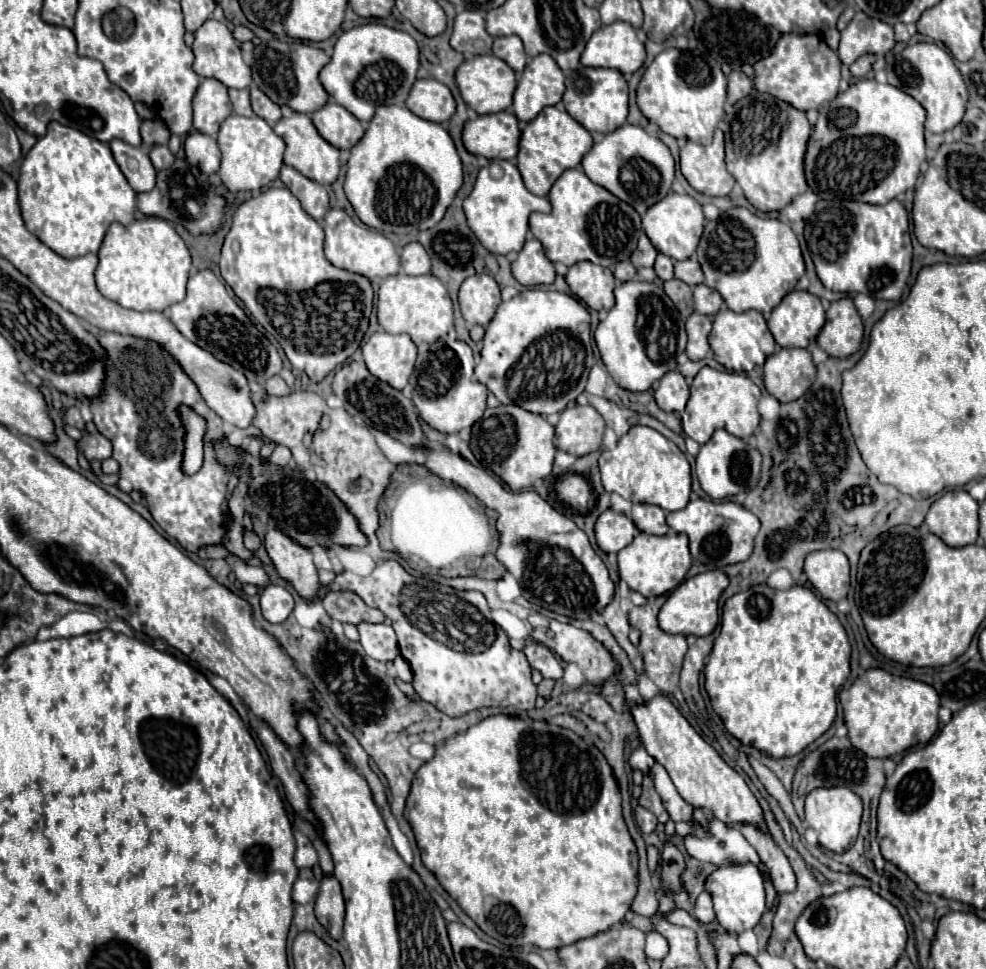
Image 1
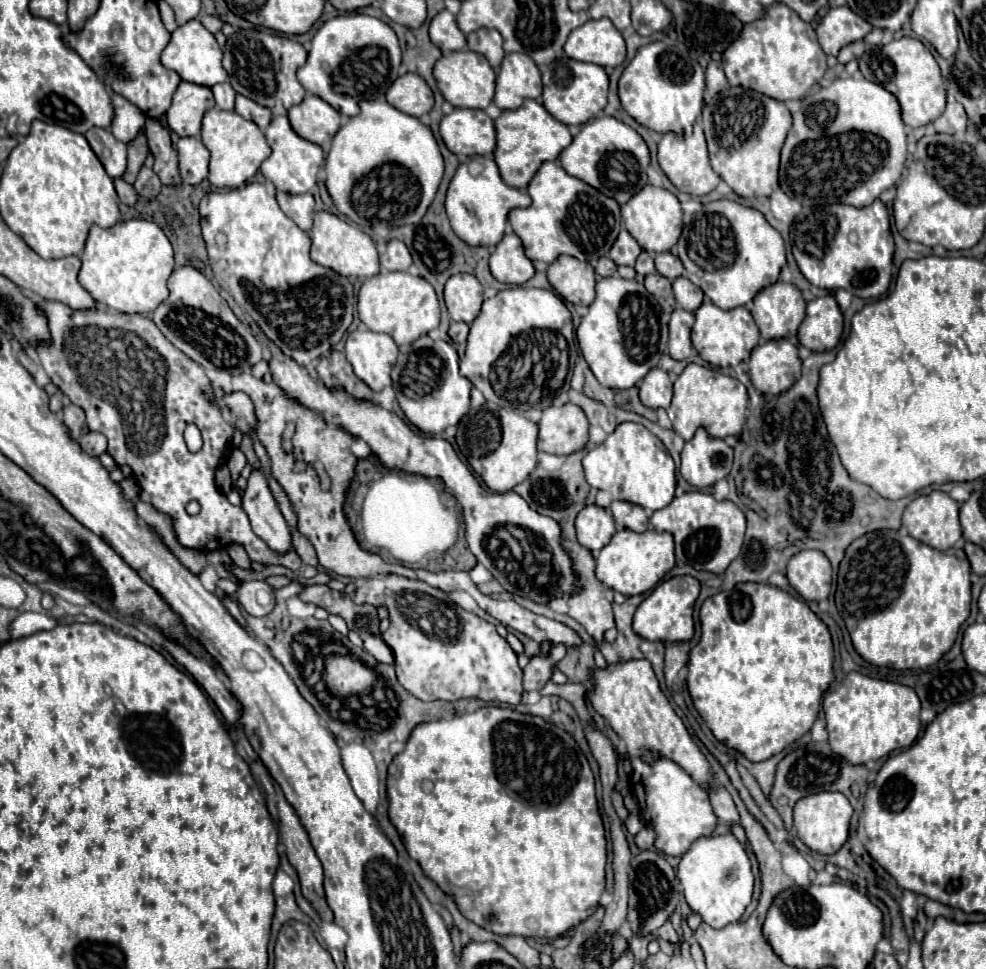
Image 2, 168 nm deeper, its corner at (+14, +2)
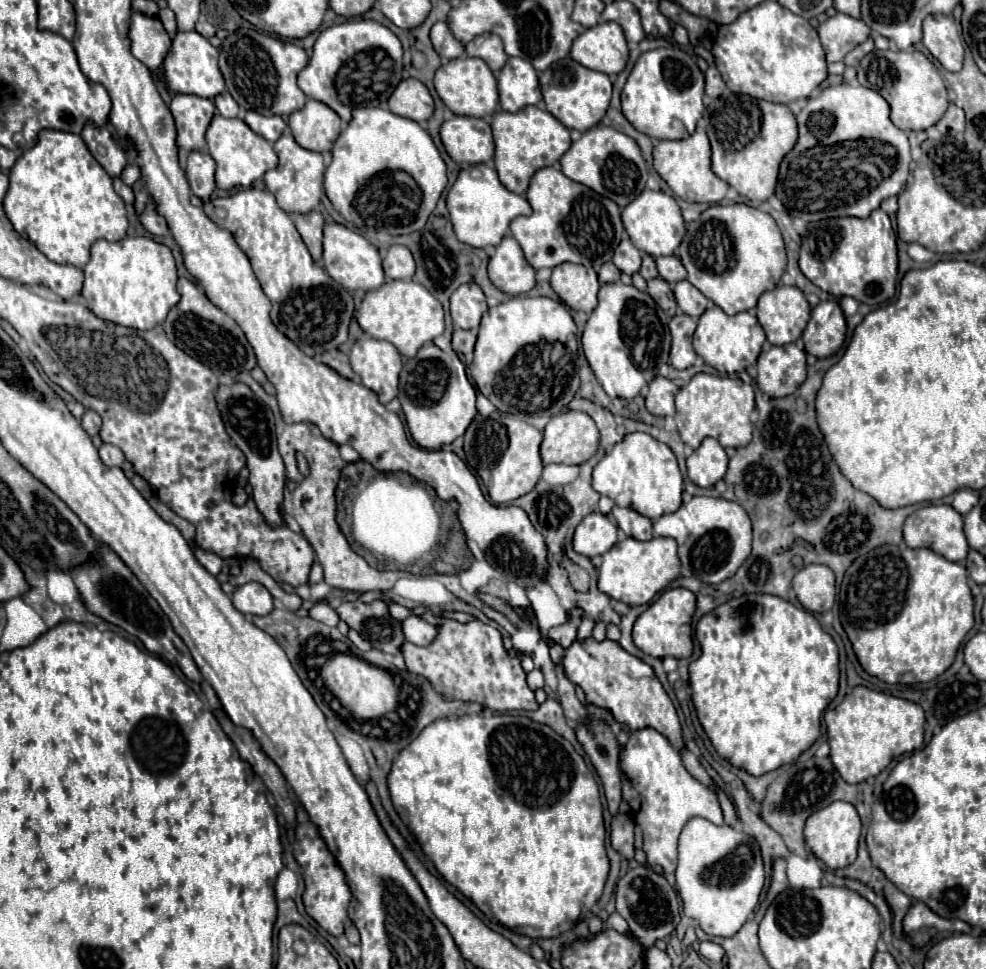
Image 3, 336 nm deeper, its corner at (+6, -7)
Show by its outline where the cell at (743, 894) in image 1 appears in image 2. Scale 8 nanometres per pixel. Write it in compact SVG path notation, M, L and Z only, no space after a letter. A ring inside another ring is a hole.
M732 834L698 838L682 856L676 874L684 888L688 906L712 928L724 928L740 920L752 900L754 876L750 870L750 860Z

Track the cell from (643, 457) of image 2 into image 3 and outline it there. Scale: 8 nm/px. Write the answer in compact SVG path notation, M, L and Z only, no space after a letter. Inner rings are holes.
M628 433L614 449L594 467L592 487L608 495L618 507L630 507L648 519L674 513L682 505L682 473L674 453L648 433Z

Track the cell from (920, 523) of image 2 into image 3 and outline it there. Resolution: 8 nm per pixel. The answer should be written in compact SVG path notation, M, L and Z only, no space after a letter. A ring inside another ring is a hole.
M928 505L928 507L914 511L912 515L906 517L902 533L904 533L904 543L908 547L912 547L912 549L928 547L934 553L938 553L944 559L954 561L954 563L962 563L970 549L968 541L964 537L964 531L962 531L962 515L950 505Z

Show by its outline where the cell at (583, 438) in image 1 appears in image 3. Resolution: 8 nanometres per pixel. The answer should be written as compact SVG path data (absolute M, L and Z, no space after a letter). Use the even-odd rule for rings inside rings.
M568 411L548 421L540 457L548 463L582 465L598 449L598 427L590 415L582 411Z

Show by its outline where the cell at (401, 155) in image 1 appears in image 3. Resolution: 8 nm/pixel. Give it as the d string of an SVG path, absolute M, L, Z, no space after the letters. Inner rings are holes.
M358 107L352 111L352 121L338 135L332 145L332 163L324 173L324 191L332 207L360 231L368 229L368 223L376 219L374 229L388 235L406 235L420 231L434 211L444 187L446 187L446 165L432 141L432 137L412 119L394 115L380 107Z

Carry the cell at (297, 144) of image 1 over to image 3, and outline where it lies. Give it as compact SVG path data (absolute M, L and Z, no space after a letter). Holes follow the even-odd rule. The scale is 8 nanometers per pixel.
M290 131L282 133L282 137L274 143L274 151L280 159L276 171L268 171L264 175L264 183L266 187L274 193L278 205L286 211L286 213L310 213L314 207L318 207L320 197L324 193L322 187L322 179L324 179L324 161L320 153L302 149Z

